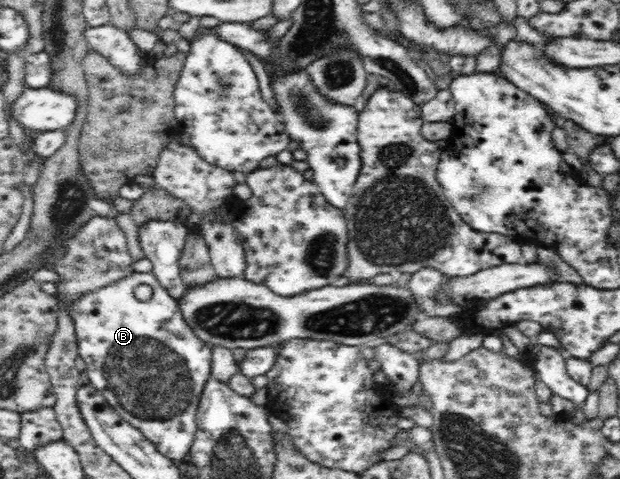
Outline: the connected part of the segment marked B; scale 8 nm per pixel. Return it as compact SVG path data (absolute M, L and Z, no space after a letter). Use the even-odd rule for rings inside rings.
M137 273L128 275L126 278L119 279L117 282L106 285L98 291L92 291L92 293L86 294L80 299L74 299L74 303L68 307L68 312L74 322L75 334L77 337L77 352L80 358L86 362L86 368L88 372L88 378L90 378L90 384L94 389L98 390L102 397L104 397L107 404L114 408L114 411L121 415L123 420L126 420L132 427L139 429L144 437L152 442L157 450L162 452L168 459L172 459L175 463L180 463L186 455L190 453L192 447L197 423L195 422L195 415L199 406L199 399L204 389L206 381L211 377L211 362L212 362L212 347L204 344L198 336L192 331L189 324L183 318L182 312L176 300L174 300L169 292L160 285L160 282L156 279L153 273ZM145 283L150 286L154 291L152 298L149 301L139 301L134 295L136 287Z

